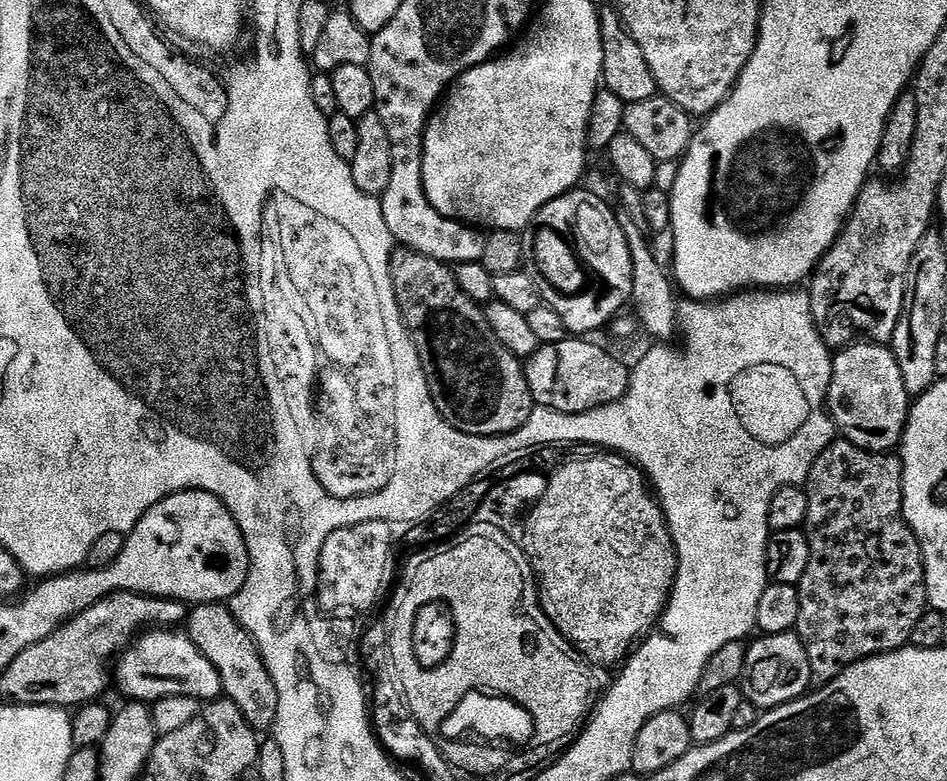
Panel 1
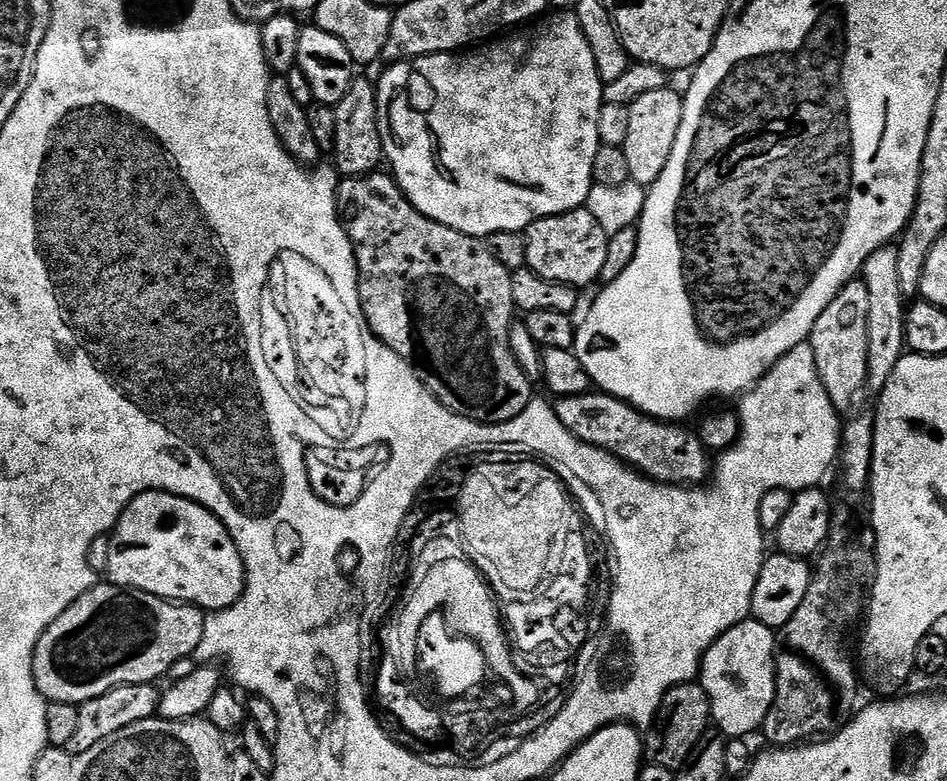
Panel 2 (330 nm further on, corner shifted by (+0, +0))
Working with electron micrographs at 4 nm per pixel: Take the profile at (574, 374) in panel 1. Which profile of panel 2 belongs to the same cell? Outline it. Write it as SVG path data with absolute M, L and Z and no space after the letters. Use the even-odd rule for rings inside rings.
M593 390L577 396L561 396L554 404L558 422L582 442L598 446L637 472L662 484L700 486L710 476L710 453L695 431L680 422L665 422L640 412L632 405L610 396L607 392Z

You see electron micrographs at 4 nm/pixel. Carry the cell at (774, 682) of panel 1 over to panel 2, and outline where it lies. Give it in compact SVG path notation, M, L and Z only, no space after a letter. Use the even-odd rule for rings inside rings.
M751 618L726 630L704 652L698 682L712 703L715 727L725 737L748 738L763 725L776 693L776 649L778 636L762 622Z

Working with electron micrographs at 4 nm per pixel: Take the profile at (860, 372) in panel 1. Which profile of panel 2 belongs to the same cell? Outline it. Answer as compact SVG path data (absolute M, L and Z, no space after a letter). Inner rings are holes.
M857 278L845 286L837 296L822 310L818 322L814 322L810 343L814 350L814 362L820 375L822 386L826 386L826 394L832 405L838 410L848 408L868 388L868 335L866 334L866 318L870 314L870 294L866 290L863 279Z

